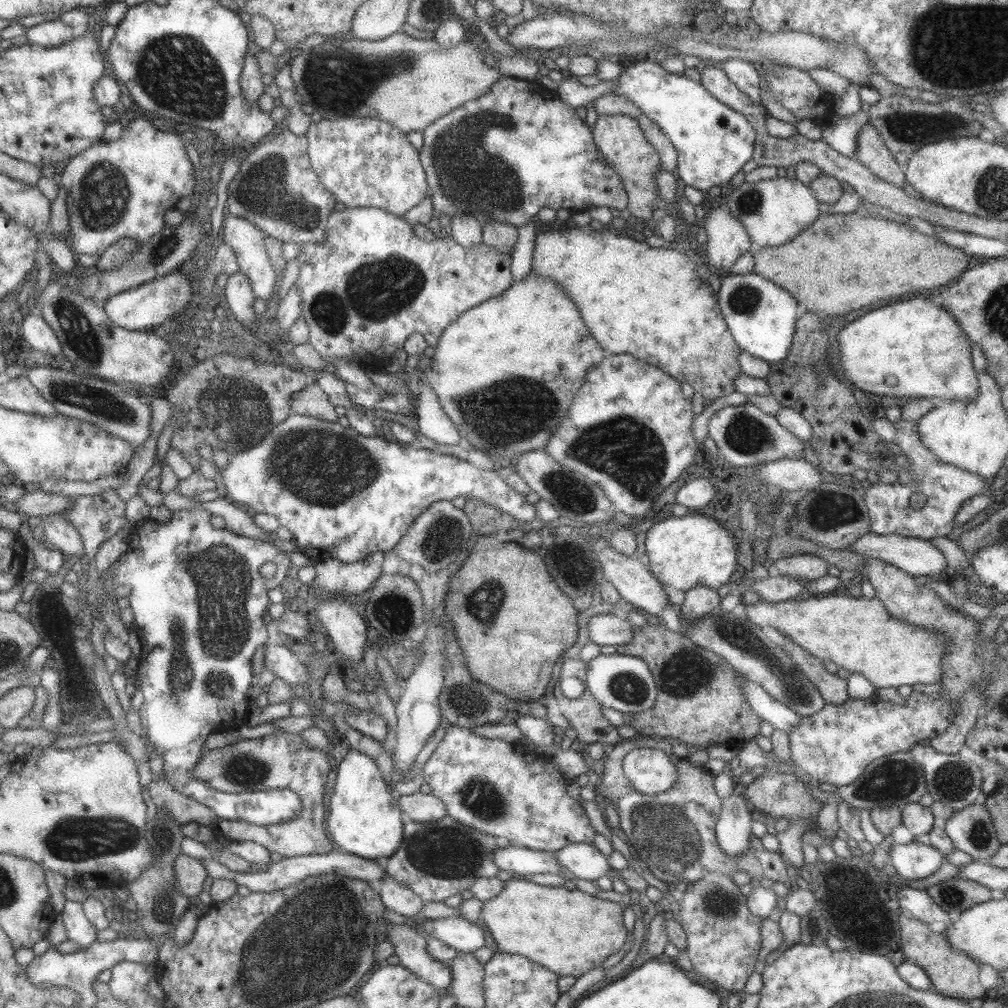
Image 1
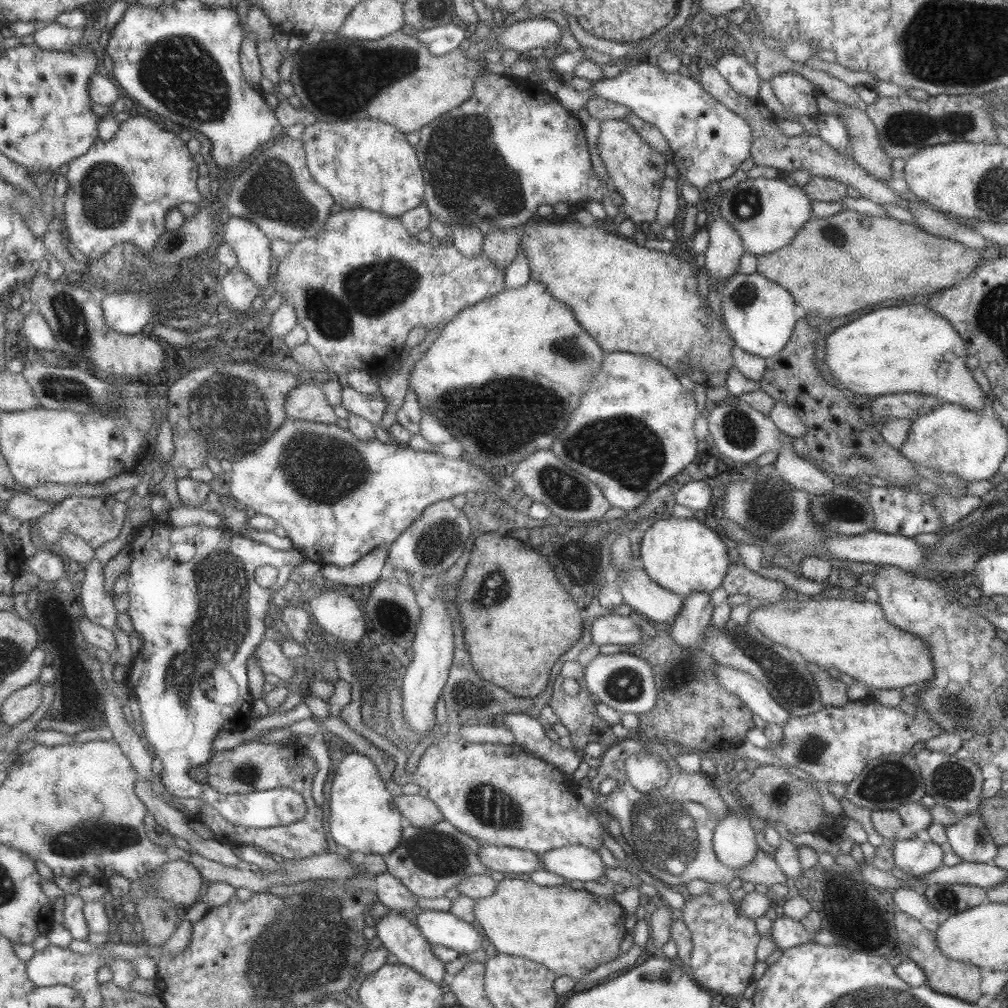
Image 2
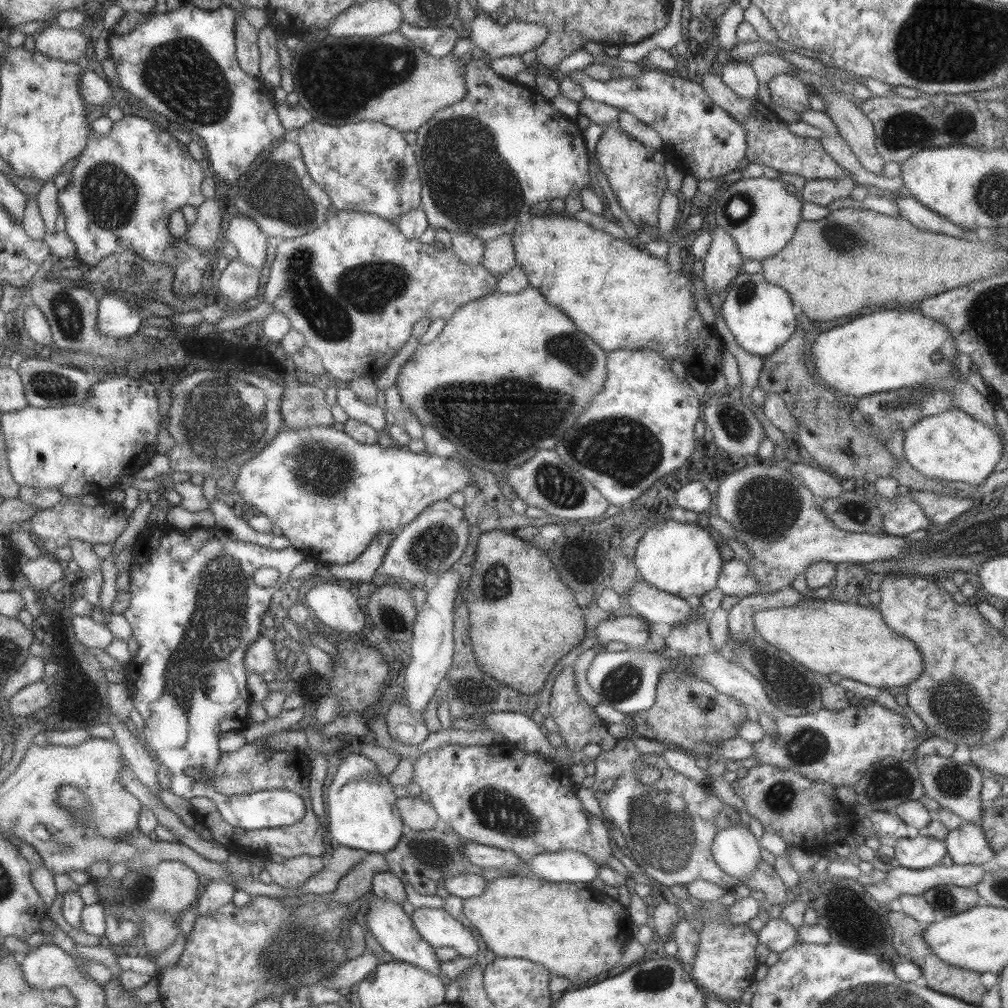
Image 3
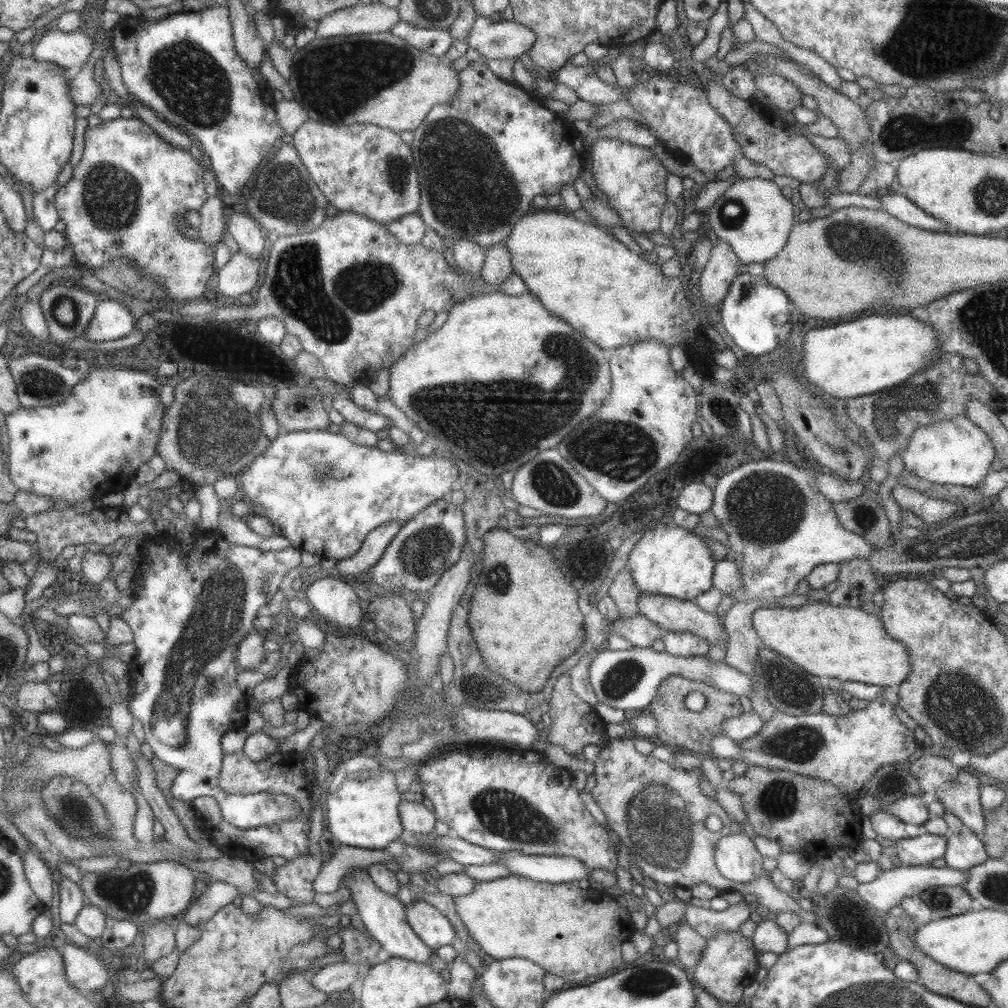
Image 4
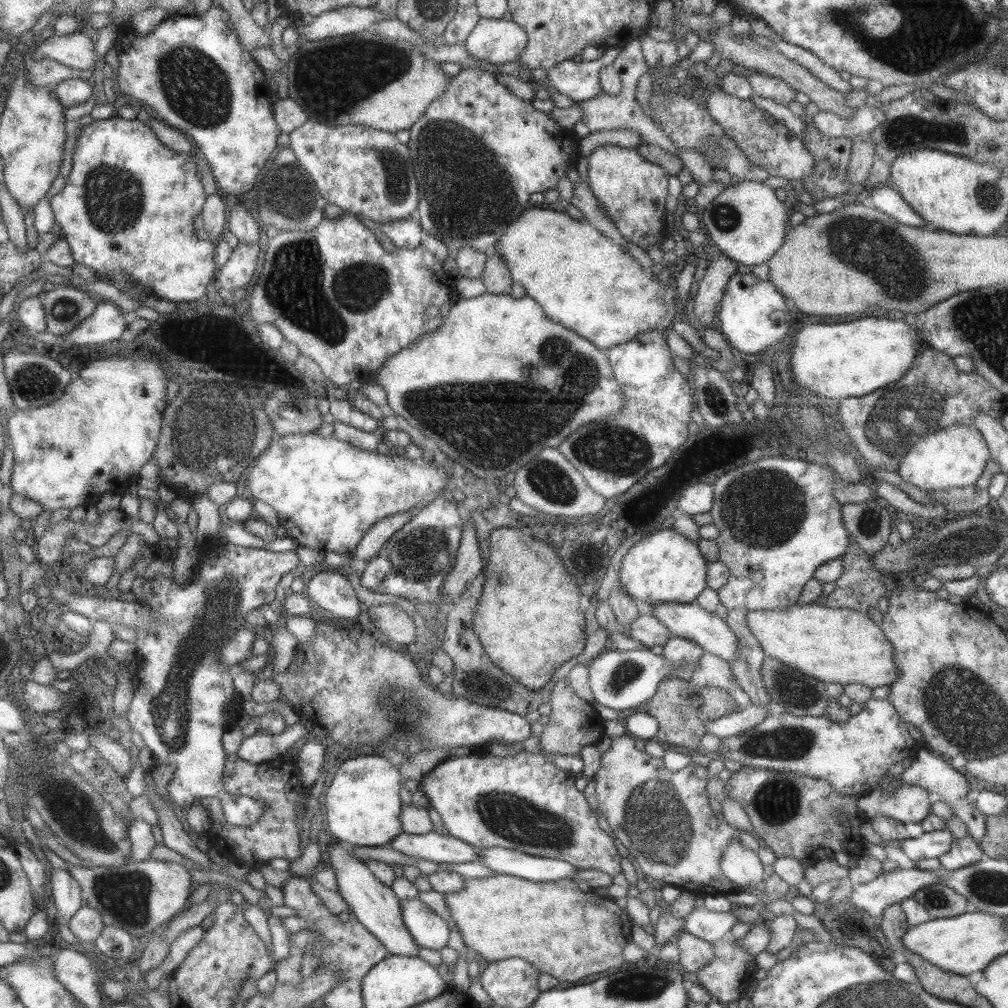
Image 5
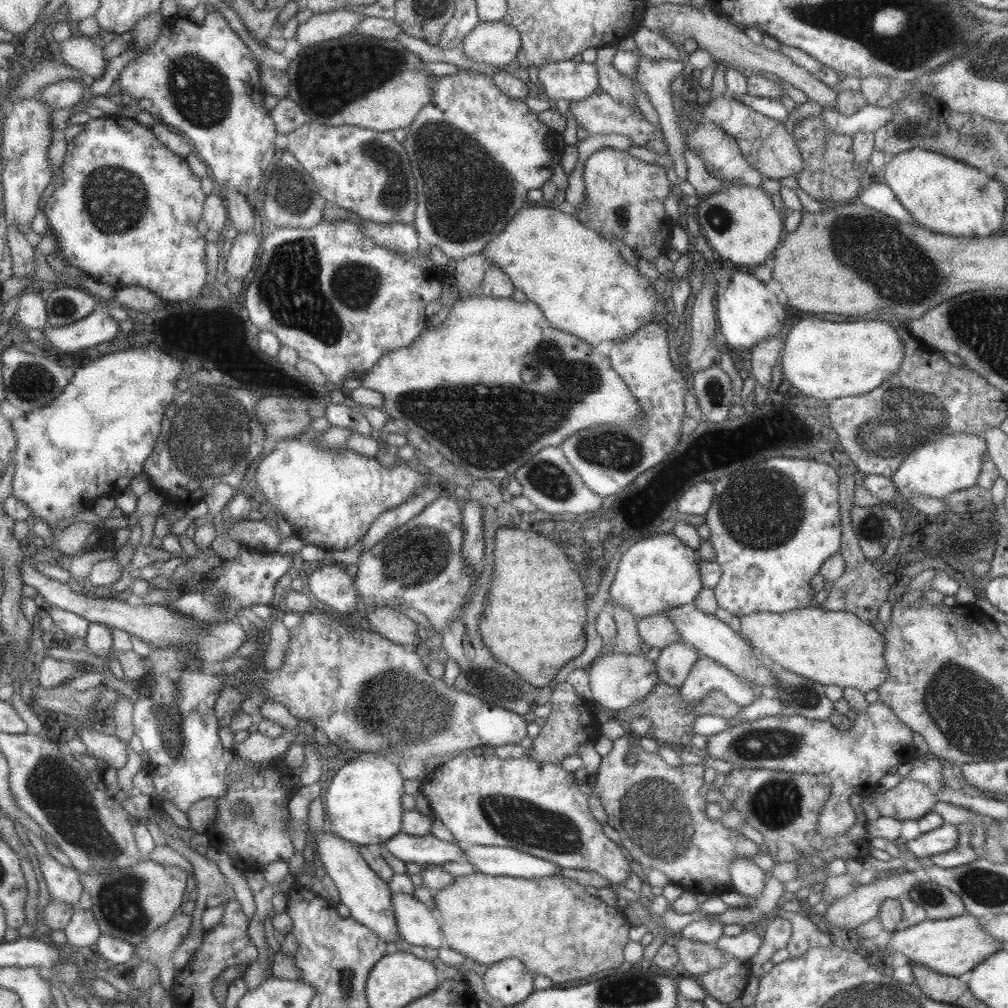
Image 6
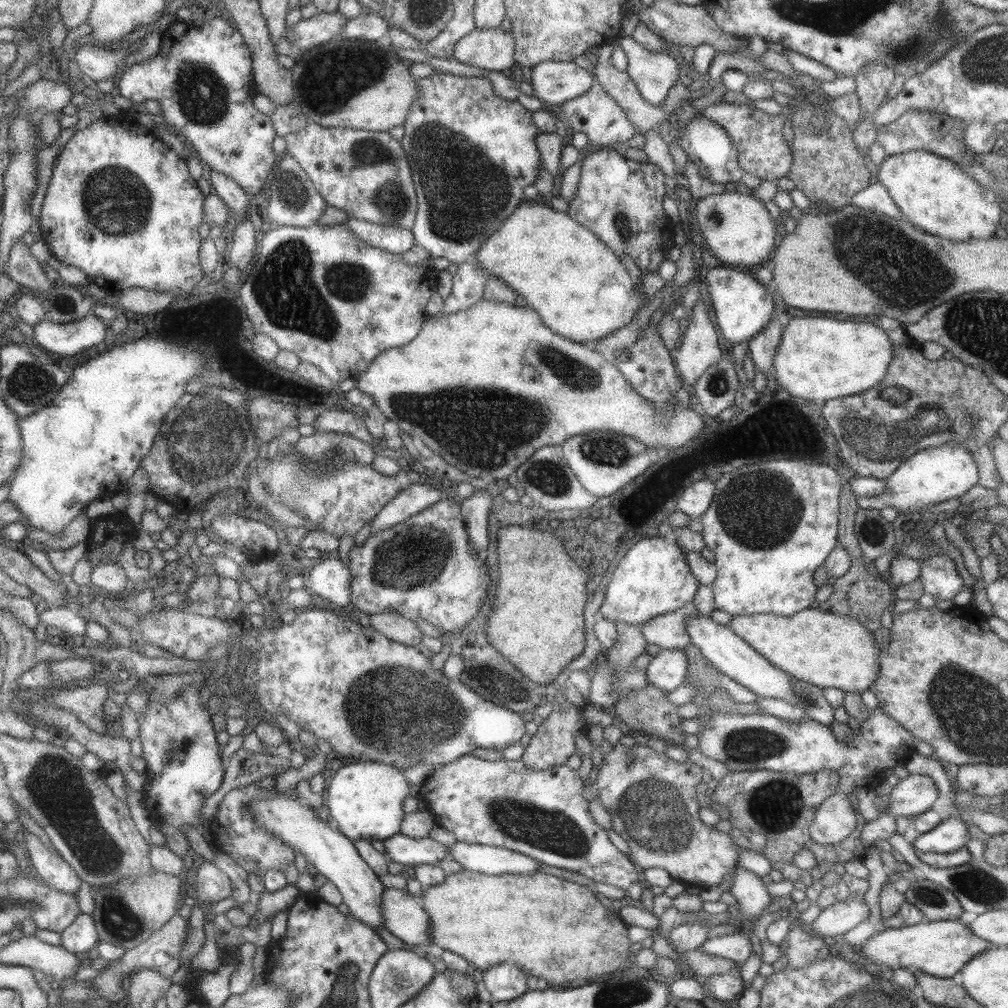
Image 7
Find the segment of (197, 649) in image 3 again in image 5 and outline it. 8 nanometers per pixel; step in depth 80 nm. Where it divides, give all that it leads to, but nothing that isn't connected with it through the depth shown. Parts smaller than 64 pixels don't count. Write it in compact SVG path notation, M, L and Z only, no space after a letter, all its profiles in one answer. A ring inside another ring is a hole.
M217 540L204 543L198 548L199 562L193 567L192 577L183 585L175 585L159 573L151 577L152 592L139 601L143 608L149 610L151 621L143 629L135 631L137 640L134 661L137 673L132 676L134 692L126 719L130 732L137 732L141 736L157 765L175 766L173 776L166 785L171 802L175 802L184 811L201 798L213 796L220 800L227 821L235 826L247 826L262 815L264 804L258 798L233 797L224 789L223 766L227 755L220 740L223 731L230 726L232 708L229 702L236 697L236 693L232 686L233 675L219 671L219 646L222 640L235 634L237 628L243 627L249 611L269 605L276 593L279 593L278 582L281 576L293 572L299 559L294 550L273 552L229 543L224 547L220 543Z

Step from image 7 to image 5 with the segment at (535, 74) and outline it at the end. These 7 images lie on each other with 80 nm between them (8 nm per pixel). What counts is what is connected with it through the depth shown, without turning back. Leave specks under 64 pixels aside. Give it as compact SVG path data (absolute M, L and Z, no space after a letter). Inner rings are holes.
M619 47L604 48L602 56L596 60L573 62L572 59L563 59L545 70L548 80L547 89L556 91L573 101L589 100L602 90L598 81L598 72L612 64L619 51Z

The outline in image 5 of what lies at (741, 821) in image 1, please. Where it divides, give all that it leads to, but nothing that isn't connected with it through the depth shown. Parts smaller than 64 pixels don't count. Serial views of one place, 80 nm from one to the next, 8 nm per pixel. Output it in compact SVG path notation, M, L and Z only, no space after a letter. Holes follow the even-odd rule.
M730 842L724 850L722 850L720 867L728 880L736 886L739 886L740 890L743 888L756 888L762 885L765 879L763 865L756 851L746 848L740 842Z

